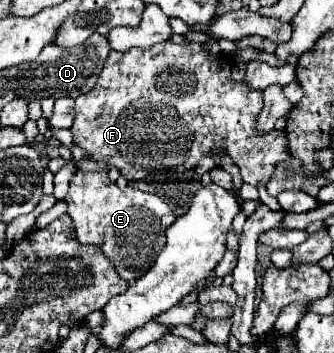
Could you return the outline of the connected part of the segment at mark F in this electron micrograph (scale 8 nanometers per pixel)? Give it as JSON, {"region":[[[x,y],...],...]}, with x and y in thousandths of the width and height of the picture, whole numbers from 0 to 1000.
{"region":[[[515,113],[491,119],[491,125],[467,125],[443,142],[425,142],[425,136],[395,136],[383,147],[335,147],[317,176],[311,176],[311,193],[293,215],[293,232],[275,255],[263,255],[263,266],[246,266],[240,278],[228,278],[228,334],[222,334],[222,357],[210,363],[216,374],[216,391],[222,391],[222,408],[240,414],[246,425],[263,431],[269,453],[275,459],[305,459],[305,465],[335,465],[359,482],[365,499],[377,499],[383,510],[419,510],[419,504],[443,504],[455,493],[473,493],[485,482],[527,482],[527,487],[551,487],[551,482],[569,482],[593,465],[599,442],[605,436],[641,436],[641,431],[683,431],[701,453],[701,465],[719,476],[719,493],[731,504],[737,521],[754,521],[766,527],[772,516],[802,516],[814,487],[820,487],[820,470],[862,448],[862,397],[856,397],[856,380],[850,368],[814,368],[790,385],[766,380],[766,340],[772,340],[772,323],[778,323],[778,306],[784,306],[784,261],[766,261],[766,255],[749,255],[737,249],[731,238],[719,232],[695,232],[689,227],[689,187],[695,187],[695,170],[689,164],[635,164],[629,147],[599,130],[599,125],[569,125],[569,130],[533,130],[521,125]]]}

